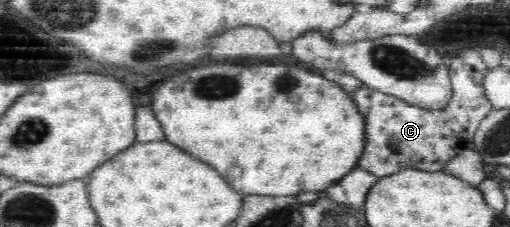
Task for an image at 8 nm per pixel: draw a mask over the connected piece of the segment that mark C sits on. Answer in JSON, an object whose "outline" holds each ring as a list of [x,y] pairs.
{"outline":[[[478,49],[460,51],[449,66],[453,97],[442,111],[408,105],[370,86],[352,92],[352,99],[366,122],[366,147],[359,159],[359,167],[376,178],[403,170],[442,171],[456,154],[472,145],[480,122],[492,110],[483,86],[487,70]]]}

